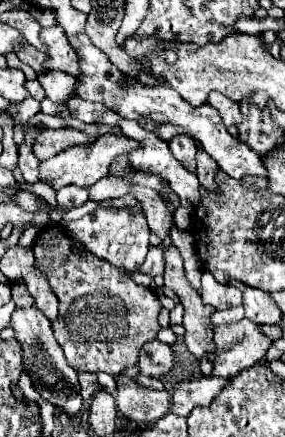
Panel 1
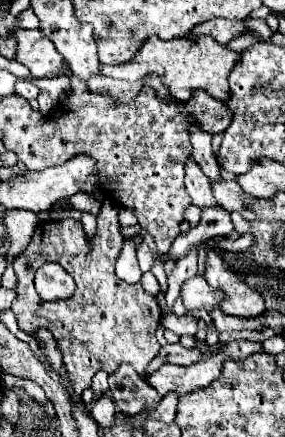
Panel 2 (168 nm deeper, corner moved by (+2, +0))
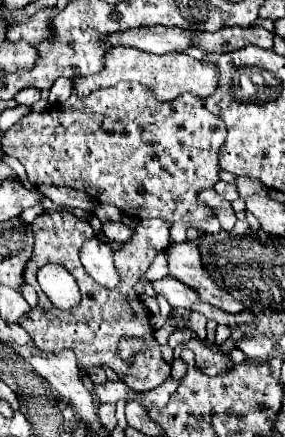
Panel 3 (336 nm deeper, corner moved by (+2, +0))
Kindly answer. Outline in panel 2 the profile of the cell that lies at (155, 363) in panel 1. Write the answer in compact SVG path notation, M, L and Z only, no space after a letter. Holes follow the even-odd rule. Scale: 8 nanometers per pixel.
M180 343L176 345L166 345L160 349L160 357L166 363L174 363L174 365L192 365L198 363L202 359L202 351L198 347L182 347Z

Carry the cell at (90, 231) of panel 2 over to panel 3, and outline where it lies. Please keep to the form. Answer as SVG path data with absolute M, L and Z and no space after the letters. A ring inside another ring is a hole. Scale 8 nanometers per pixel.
M92 237L82 245L80 261L86 267L88 275L92 275L92 279L96 279L100 285L116 287L116 283L120 281L114 271L112 249L106 243L102 243L98 237Z

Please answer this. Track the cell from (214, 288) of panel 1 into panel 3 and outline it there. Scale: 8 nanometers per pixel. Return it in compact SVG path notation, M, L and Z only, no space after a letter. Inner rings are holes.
M166 277L166 279L162 279L162 281L154 281L152 287L154 287L156 293L162 293L172 307L190 309L192 303L200 301L200 295L196 295L198 291L194 291L192 287L180 283L180 281L174 279L174 277Z

